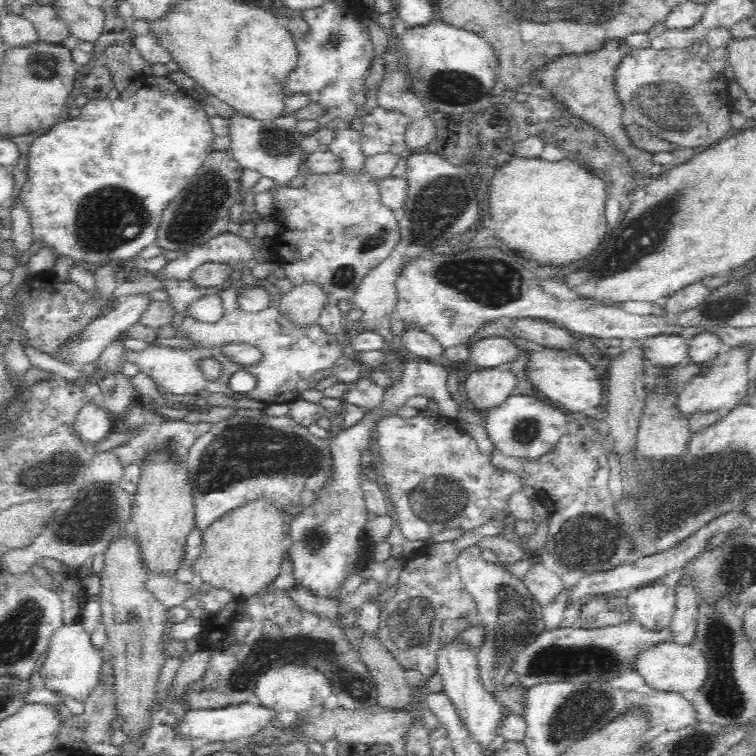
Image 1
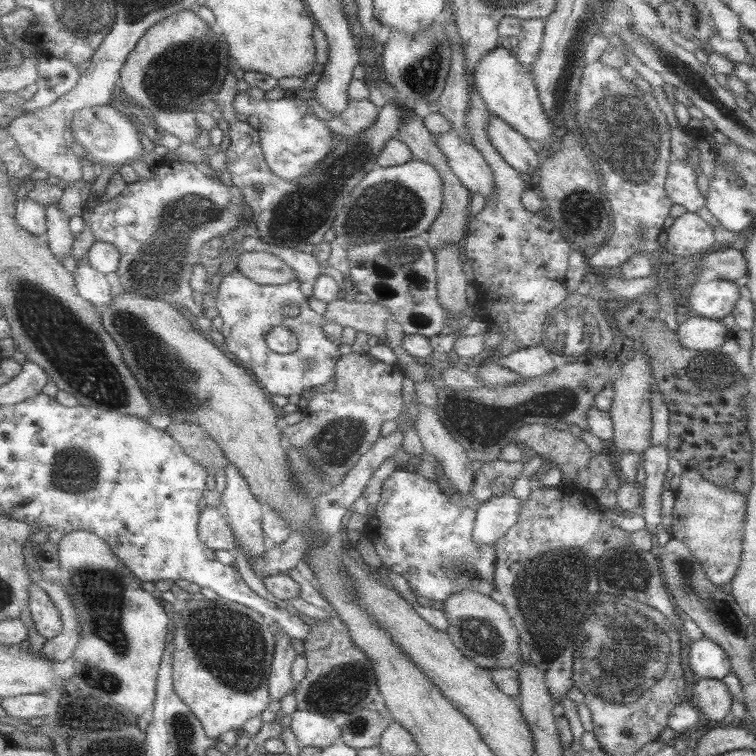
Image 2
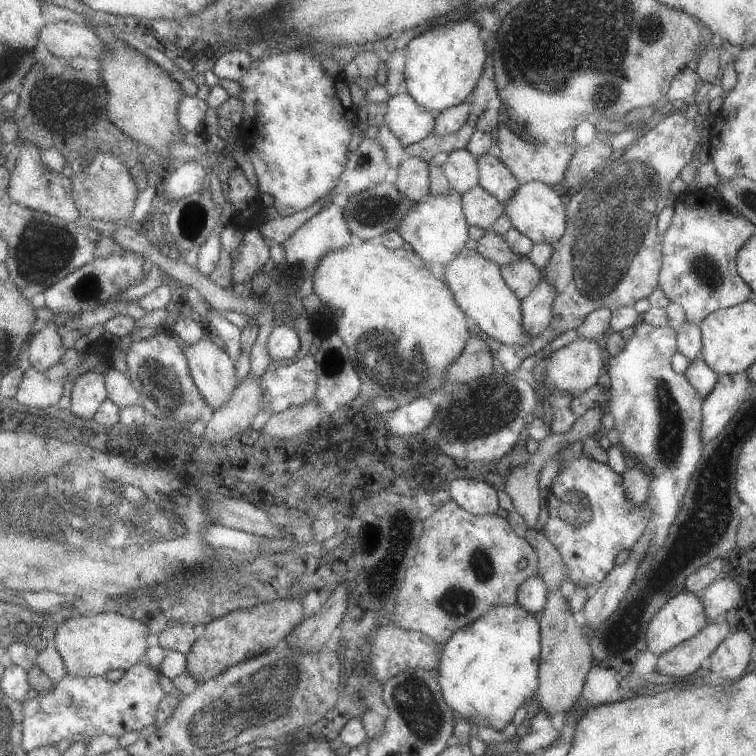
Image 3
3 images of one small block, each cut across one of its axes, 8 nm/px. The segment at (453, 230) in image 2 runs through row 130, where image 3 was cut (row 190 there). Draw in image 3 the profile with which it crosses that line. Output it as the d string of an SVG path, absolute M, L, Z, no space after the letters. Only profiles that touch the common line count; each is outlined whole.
M409 158L397 164L393 180L411 204L419 204L431 194L431 164L423 158Z

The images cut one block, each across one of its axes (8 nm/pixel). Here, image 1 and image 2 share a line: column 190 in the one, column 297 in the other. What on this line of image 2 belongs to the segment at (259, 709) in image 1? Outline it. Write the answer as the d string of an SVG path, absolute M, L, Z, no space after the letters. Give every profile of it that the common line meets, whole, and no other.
M297 710L291 714L291 730L297 738L297 742L307 748L329 748L343 738L341 726L337 726L329 716L315 714L311 710Z

